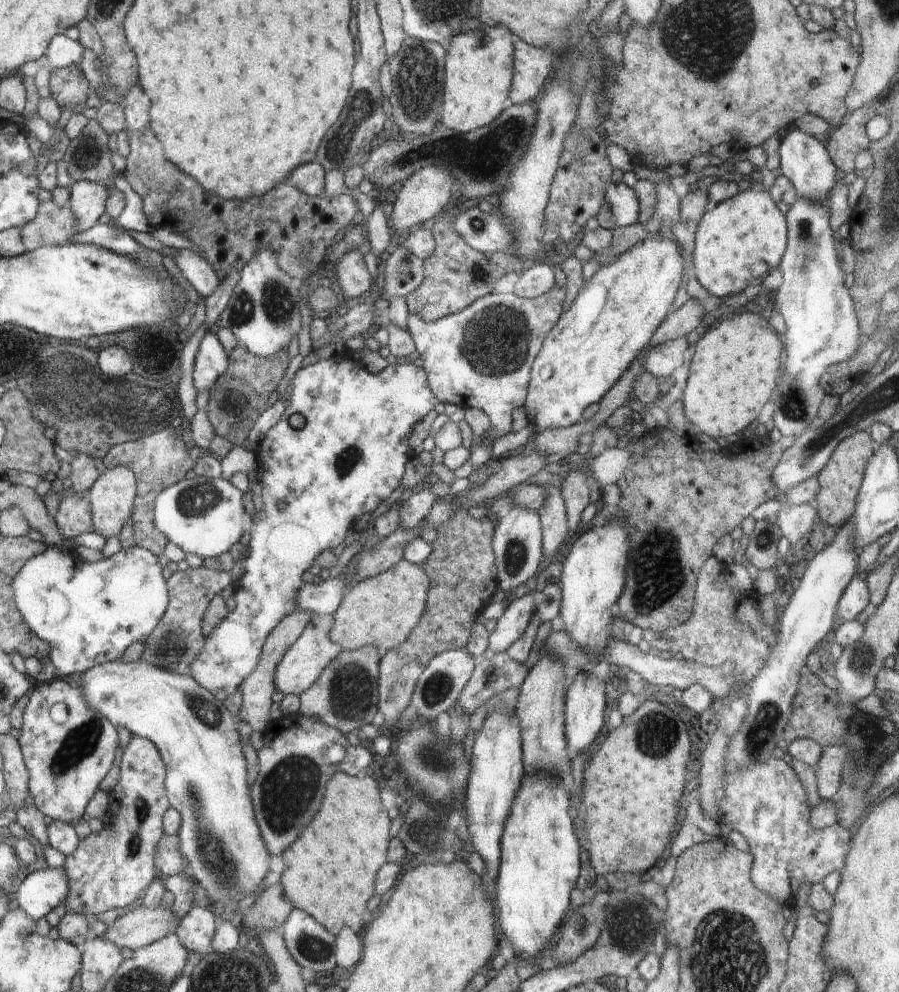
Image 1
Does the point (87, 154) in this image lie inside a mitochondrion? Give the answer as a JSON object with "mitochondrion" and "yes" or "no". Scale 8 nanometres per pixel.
{"mitochondrion":"yes"}

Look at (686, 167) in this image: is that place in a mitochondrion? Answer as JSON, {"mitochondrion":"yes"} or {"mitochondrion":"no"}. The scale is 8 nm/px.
{"mitochondrion":"no"}

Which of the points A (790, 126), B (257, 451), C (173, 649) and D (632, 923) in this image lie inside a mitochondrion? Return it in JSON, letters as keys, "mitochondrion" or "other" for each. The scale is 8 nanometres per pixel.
{"A":"other","B":"other","C":"mitochondrion","D":"mitochondrion"}

